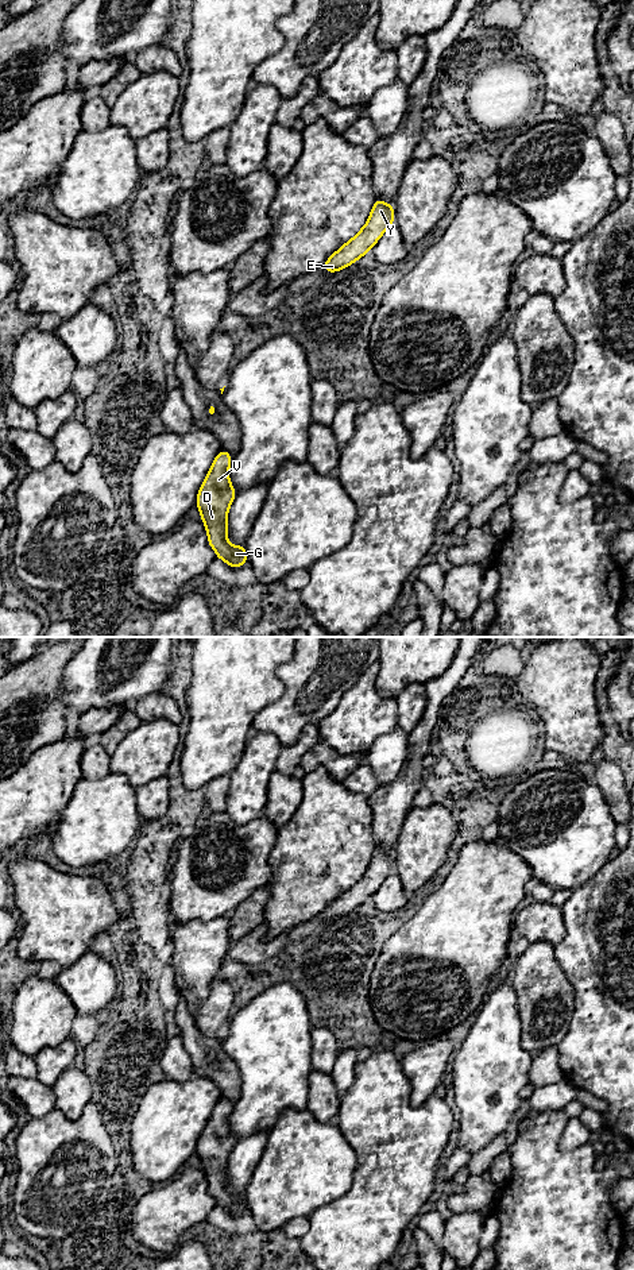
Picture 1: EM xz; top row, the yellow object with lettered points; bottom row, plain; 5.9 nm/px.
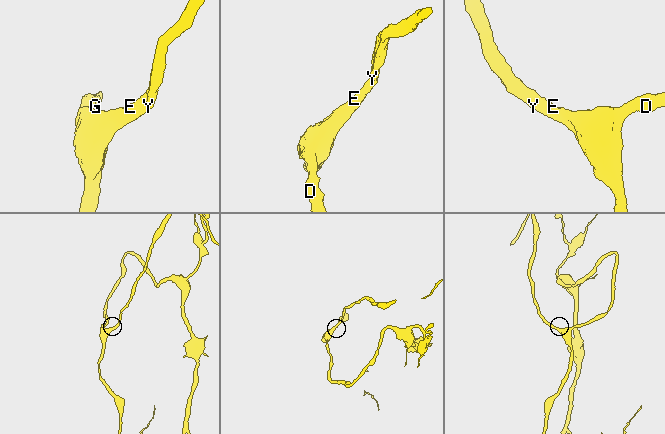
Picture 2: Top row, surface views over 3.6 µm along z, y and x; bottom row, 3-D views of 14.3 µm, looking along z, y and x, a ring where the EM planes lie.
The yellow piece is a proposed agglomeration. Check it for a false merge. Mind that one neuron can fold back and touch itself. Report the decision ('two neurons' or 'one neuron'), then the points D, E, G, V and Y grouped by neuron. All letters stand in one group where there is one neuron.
one neuron; D E G V Y

